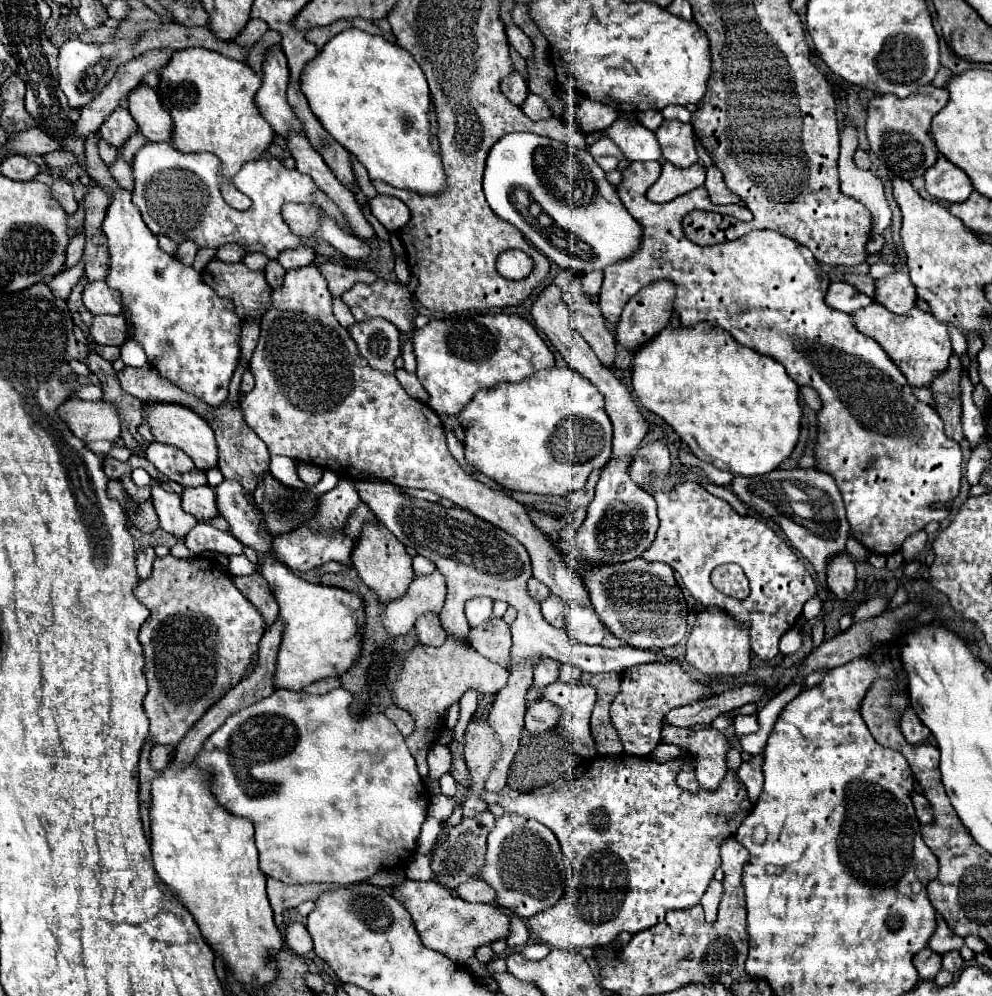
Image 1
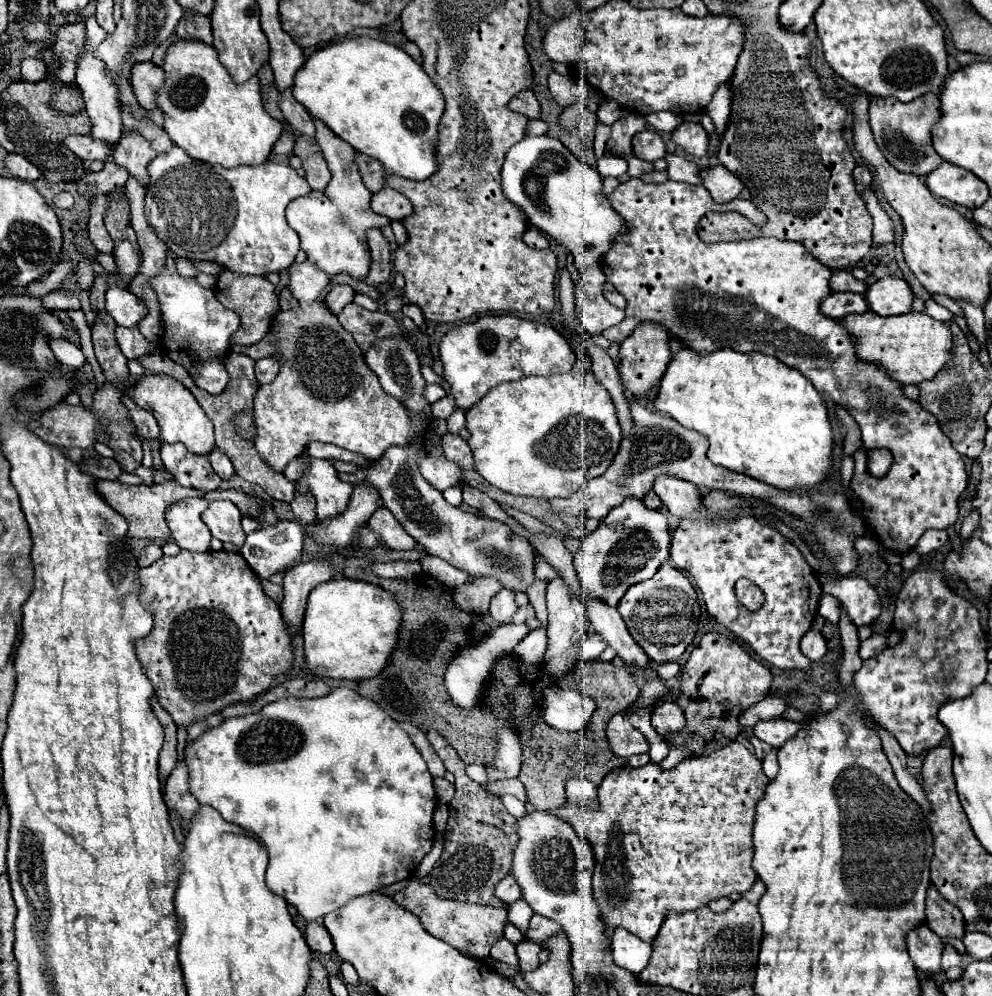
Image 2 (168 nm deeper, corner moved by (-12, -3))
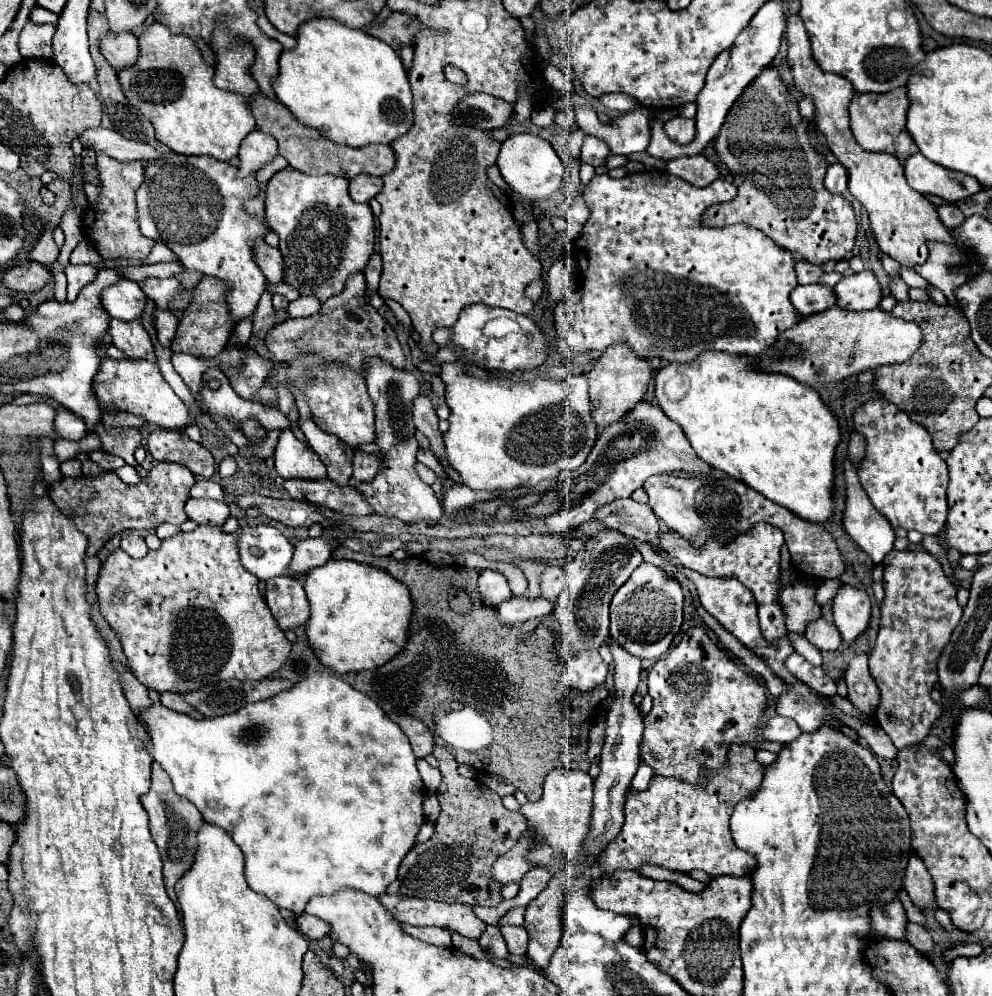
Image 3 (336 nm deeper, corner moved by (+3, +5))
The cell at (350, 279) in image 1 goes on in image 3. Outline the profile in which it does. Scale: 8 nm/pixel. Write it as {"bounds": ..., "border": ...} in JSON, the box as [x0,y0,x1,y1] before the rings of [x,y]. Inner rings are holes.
{"bounds":[287,295,321,319],"border":[[[311,295],[311,297],[299,297],[299,299],[295,299],[295,301],[289,303],[287,315],[289,315],[291,319],[311,317],[311,315],[315,315],[315,313],[319,311],[319,307],[321,307],[321,303],[317,301],[317,297],[315,297],[315,299],[313,299],[313,295]]]}

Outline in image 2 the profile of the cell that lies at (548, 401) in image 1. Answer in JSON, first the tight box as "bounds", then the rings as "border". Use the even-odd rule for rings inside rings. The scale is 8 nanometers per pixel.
{"bounds":[466,373,622,499],"border":[[[562,373],[562,375],[552,375],[552,377],[524,377],[512,383],[502,383],[500,387],[494,387],[492,391],[488,391],[488,395],[484,399],[480,399],[472,409],[468,409],[466,413],[466,427],[470,431],[470,449],[474,455],[474,467],[476,471],[494,487],[512,493],[512,495],[528,495],[528,497],[542,497],[542,499],[554,499],[554,497],[570,497],[576,491],[580,491],[580,487],[584,487],[584,483],[588,483],[588,479],[600,477],[612,463],[612,459],[616,457],[616,451],[620,449],[620,441],[622,441],[622,429],[616,417],[616,407],[612,403],[610,393],[606,391],[606,387],[602,387],[598,383],[598,379],[594,377],[594,373]]]}

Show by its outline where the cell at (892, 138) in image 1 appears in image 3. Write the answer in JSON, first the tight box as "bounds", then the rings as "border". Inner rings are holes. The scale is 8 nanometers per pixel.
{"bounds":[849,87,917,161],"border":[[[897,87],[887,93],[855,93],[849,105],[851,115],[851,131],[861,147],[867,151],[885,151],[895,155],[899,161],[905,161],[909,155],[917,153],[917,145],[905,129],[905,117],[909,109],[909,99],[905,95],[905,87]]]}

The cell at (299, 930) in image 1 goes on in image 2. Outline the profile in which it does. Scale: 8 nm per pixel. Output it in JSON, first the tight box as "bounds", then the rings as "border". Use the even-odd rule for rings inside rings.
{"bounds":[304,921,334,953],"border":[[[310,921],[310,923],[306,925],[304,937],[306,937],[308,947],[310,947],[312,951],[316,951],[316,953],[332,953],[332,949],[334,949],[332,939],[330,939],[330,935],[328,935],[328,931],[326,931],[326,927],[324,927],[322,923]]]}

